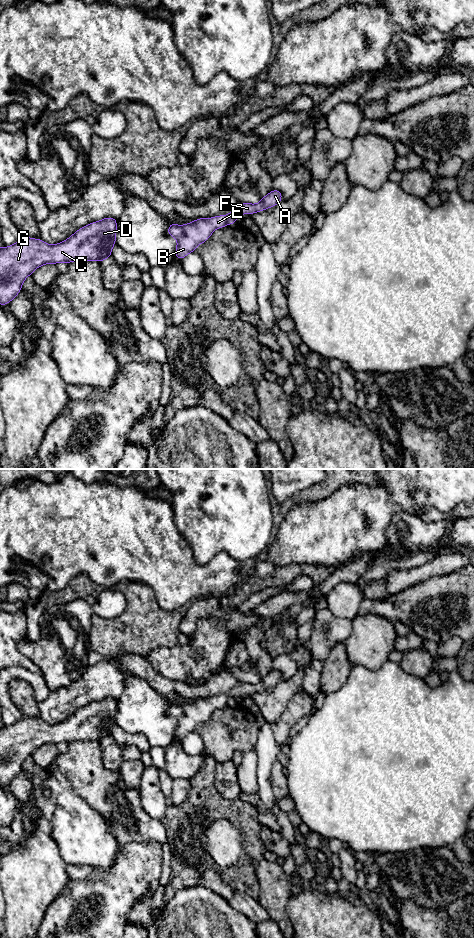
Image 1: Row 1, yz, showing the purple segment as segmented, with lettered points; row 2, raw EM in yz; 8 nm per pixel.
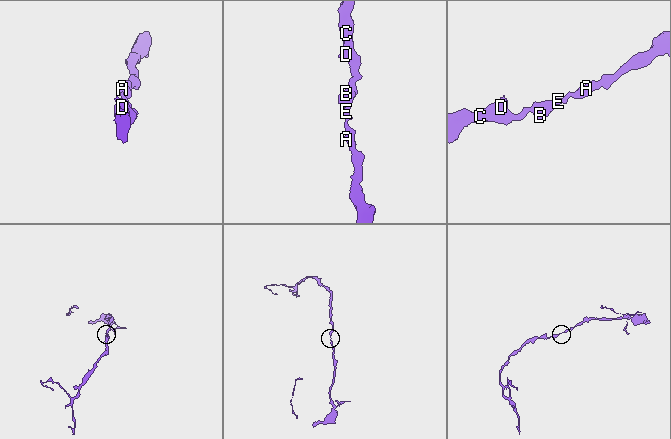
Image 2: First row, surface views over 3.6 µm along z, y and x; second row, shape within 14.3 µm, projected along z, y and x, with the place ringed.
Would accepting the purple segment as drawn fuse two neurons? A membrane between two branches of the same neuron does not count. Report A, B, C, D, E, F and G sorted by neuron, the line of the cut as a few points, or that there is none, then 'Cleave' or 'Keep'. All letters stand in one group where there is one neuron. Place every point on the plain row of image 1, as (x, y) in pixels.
Groups: A B C D E F G. No split. Keep

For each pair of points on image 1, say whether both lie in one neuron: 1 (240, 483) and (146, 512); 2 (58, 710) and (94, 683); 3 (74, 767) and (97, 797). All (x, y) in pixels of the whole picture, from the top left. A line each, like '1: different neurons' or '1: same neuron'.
1: different neurons
2: same neuron
3: same neuron

